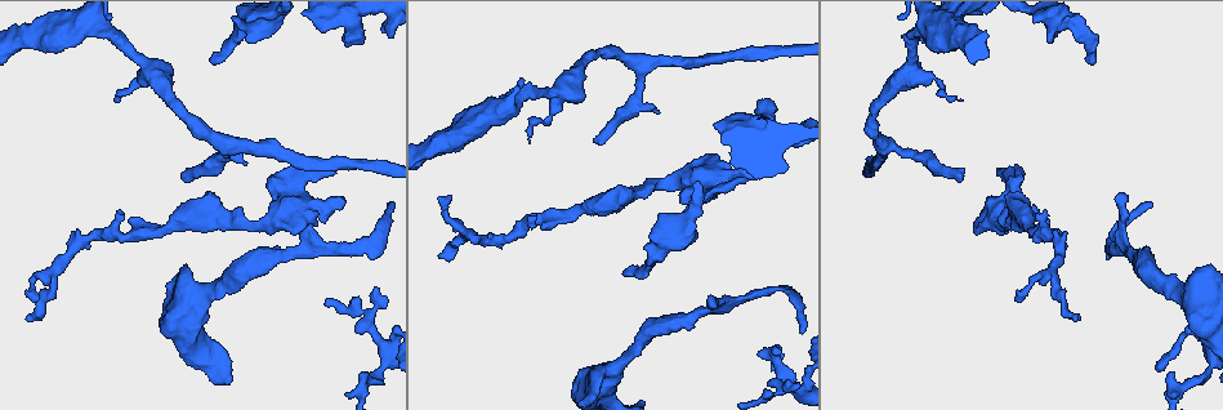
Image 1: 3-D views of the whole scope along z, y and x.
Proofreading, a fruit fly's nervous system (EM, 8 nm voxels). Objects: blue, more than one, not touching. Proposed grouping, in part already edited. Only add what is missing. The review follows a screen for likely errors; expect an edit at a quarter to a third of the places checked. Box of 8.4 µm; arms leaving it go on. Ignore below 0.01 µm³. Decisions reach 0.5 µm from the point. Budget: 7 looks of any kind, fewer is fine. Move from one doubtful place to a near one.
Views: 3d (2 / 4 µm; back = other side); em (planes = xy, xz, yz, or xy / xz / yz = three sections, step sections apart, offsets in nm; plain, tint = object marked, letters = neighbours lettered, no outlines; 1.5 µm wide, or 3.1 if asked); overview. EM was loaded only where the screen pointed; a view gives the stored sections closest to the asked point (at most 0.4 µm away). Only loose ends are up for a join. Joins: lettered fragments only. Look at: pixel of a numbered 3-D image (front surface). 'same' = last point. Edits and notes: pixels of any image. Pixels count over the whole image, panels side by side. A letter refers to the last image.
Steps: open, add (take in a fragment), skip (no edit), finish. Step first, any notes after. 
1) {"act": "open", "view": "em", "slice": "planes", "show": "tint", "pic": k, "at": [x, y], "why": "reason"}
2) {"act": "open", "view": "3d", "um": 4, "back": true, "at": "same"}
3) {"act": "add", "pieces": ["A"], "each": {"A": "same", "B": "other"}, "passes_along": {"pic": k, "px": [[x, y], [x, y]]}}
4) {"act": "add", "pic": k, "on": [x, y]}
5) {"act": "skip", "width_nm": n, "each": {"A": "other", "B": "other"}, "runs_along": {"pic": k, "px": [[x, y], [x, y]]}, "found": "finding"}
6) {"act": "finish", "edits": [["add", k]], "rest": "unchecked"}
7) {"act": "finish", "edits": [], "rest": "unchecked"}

{"act": "open", "view": "em", "slice": "planes", "show": "plain", "pic": 1, "at": [180, 177], "why": "branch stops here"}

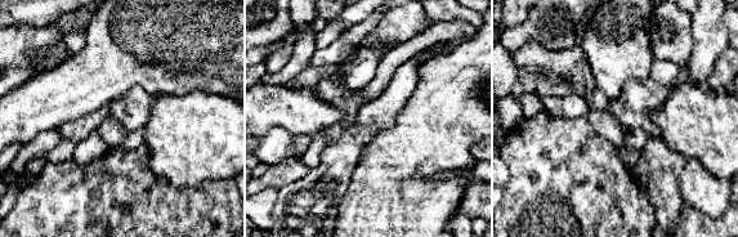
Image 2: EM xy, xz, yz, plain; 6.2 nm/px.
{"act": "open", "view": "em", "slice": "planes", "show": "tint", "at": "same", "why": "where the object lies"}

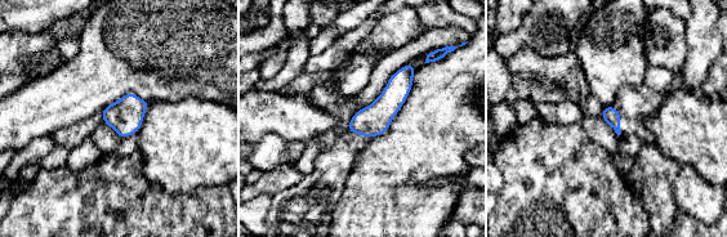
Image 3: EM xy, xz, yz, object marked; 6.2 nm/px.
{"act": "open", "view": "em", "slice": "planes", "show": "letters", "at": "same", "why": "what lies round it"}

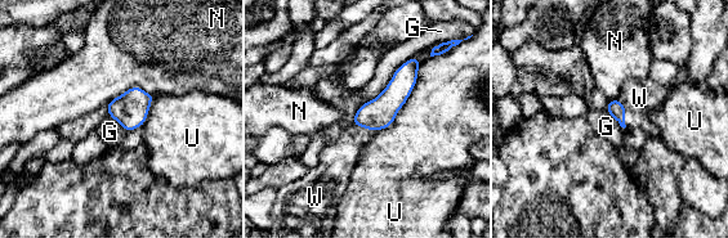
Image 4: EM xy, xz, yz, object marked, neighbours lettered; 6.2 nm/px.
{"act": "add", "pieces": ["W"], "each": {"G": "other", "N": "other", "U": "other", "W": "same"}, "passes_along": {"pic": 4, "px": [[615, 108], [624, 113], [639, 98]]}, "found": "it goes on there"}

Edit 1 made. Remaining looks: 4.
{"act": "open", "view": "em", "slice": "xy", "step": 8, "show": "letters", "pic": 1, "at": [439, 255], "why": "thin end"}

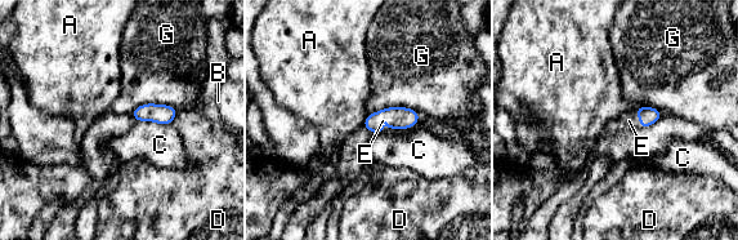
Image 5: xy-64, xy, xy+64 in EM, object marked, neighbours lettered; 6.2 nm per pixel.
{"act": "open", "view": "em", "slice": "planes", "show": "letters", "at": "same"}

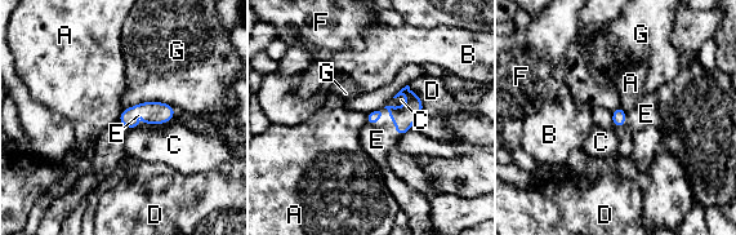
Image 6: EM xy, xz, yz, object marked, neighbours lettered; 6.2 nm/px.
{"act": "add", "pieces": ["E"], "width_nm": 90, "each": {"A": "other", "B": "other", "C": "other", "D": "other", "E": "same", "F": "other", "G": "other"}, "passes_along": {"pic": 6, "px": [[404, 116], [388, 110], [377, 140]]}, "found": "it goes on there"}

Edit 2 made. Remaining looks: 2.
{"act": "open", "view": "em", "slice": "planes", "show": "letters", "pic": 1, "at": [788, 385], "why": "free end"}

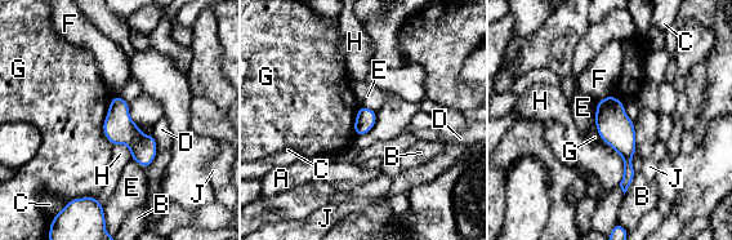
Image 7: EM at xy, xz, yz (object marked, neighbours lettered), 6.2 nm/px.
{"act": "skip", "each": {"A": "other", "B": "other", "C": "other", "D": "other", "E": "other", "F": "other", "G": "other", "H": "other", "J": "other"}, "runs_along": {"pic": 7, "px": [[608, 100], [626, 149], [624, 186]]}, "found": "none of them fits"}

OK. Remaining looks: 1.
{"act": "finish", "edits": [["add", 4], ["add", 6]], "rest": "unchecked"}

